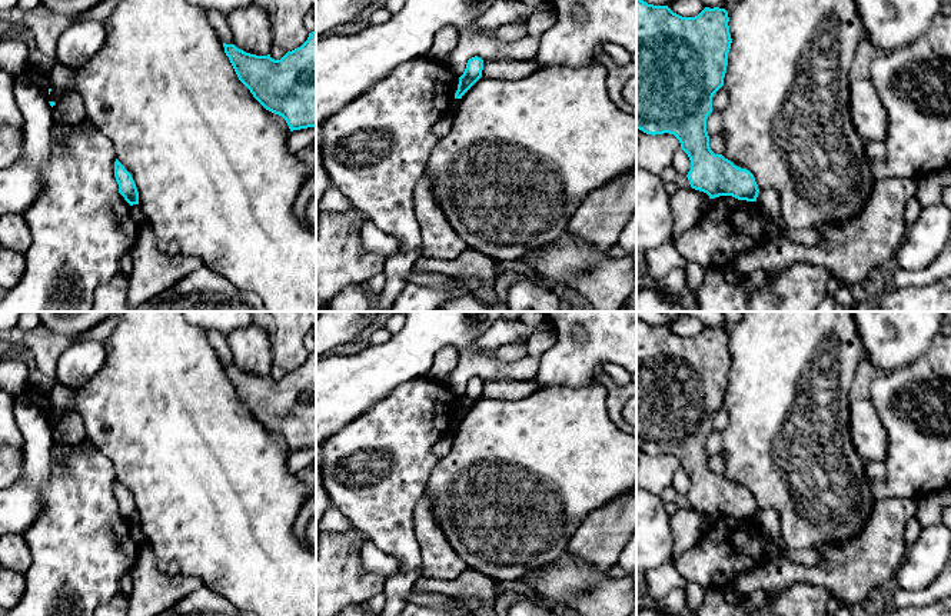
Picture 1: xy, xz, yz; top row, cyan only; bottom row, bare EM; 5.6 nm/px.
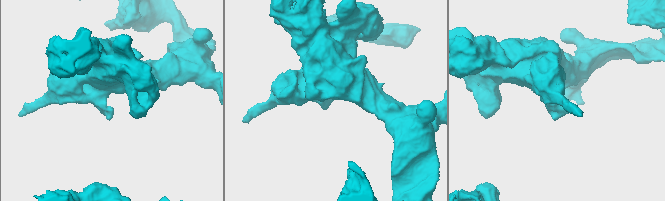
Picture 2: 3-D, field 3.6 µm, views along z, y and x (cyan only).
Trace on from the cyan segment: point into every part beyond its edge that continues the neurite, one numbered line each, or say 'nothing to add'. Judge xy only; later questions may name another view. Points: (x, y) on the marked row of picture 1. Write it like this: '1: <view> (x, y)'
nothing to add

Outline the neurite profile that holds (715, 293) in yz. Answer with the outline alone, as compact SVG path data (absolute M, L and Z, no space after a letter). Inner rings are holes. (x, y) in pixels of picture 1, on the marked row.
M705 269L704 283L695 290L699 312L749 312L749 293L769 284L781 272L754 270L736 283L725 279L725 270Z

